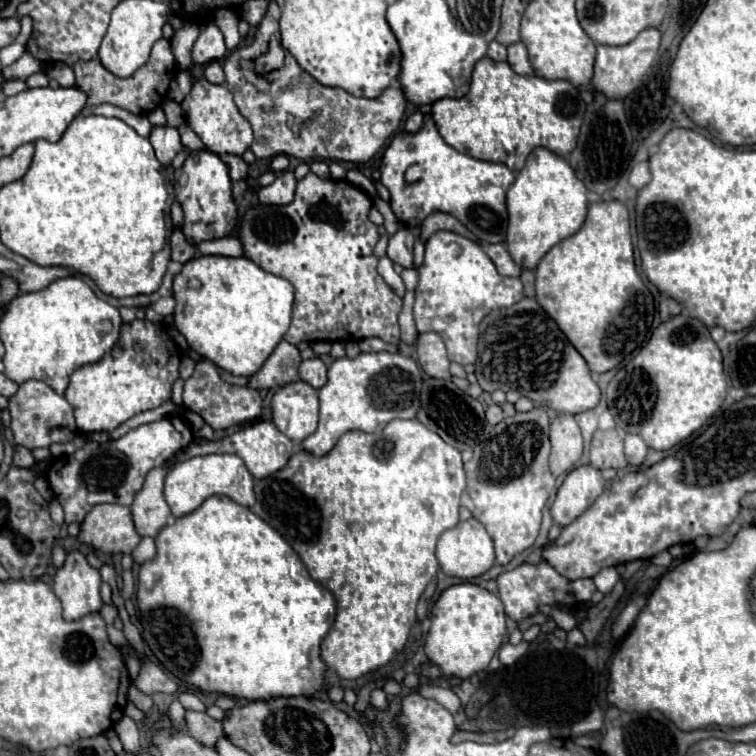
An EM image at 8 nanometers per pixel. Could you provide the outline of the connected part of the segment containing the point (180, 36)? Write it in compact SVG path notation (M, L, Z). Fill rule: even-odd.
M184 24L182 28L178 28L172 36L172 50L174 50L174 56L176 56L176 62L178 66L184 70L184 68L190 68L192 66L192 46L198 38L198 26L194 24Z

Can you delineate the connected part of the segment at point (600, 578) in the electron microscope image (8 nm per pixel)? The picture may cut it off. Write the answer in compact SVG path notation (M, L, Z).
M602 568L592 580L594 580L598 592L608 594L614 588L614 584L620 580L620 574L618 574L616 568Z

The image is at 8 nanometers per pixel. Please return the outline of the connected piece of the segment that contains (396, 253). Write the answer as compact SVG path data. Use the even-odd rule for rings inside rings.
M400 228L394 236L390 236L388 258L394 264L400 264L402 268L416 268L414 266L414 256L412 256L414 240L416 240L416 236L408 228Z

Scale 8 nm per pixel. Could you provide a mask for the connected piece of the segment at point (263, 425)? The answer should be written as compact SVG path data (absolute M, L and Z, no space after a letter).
M258 420L258 422L252 422L248 426L242 426L238 432L222 438L222 440L212 440L208 444L196 444L192 442L188 448L184 448L182 452L178 452L172 462L180 462L180 460L188 460L192 456L198 456L198 454L236 454L244 460L246 468L250 470L250 474L254 478L264 478L264 476L270 476L272 472L284 468L284 464L288 462L288 456L294 452L294 446L292 442L274 426L274 422L264 422L264 420Z

